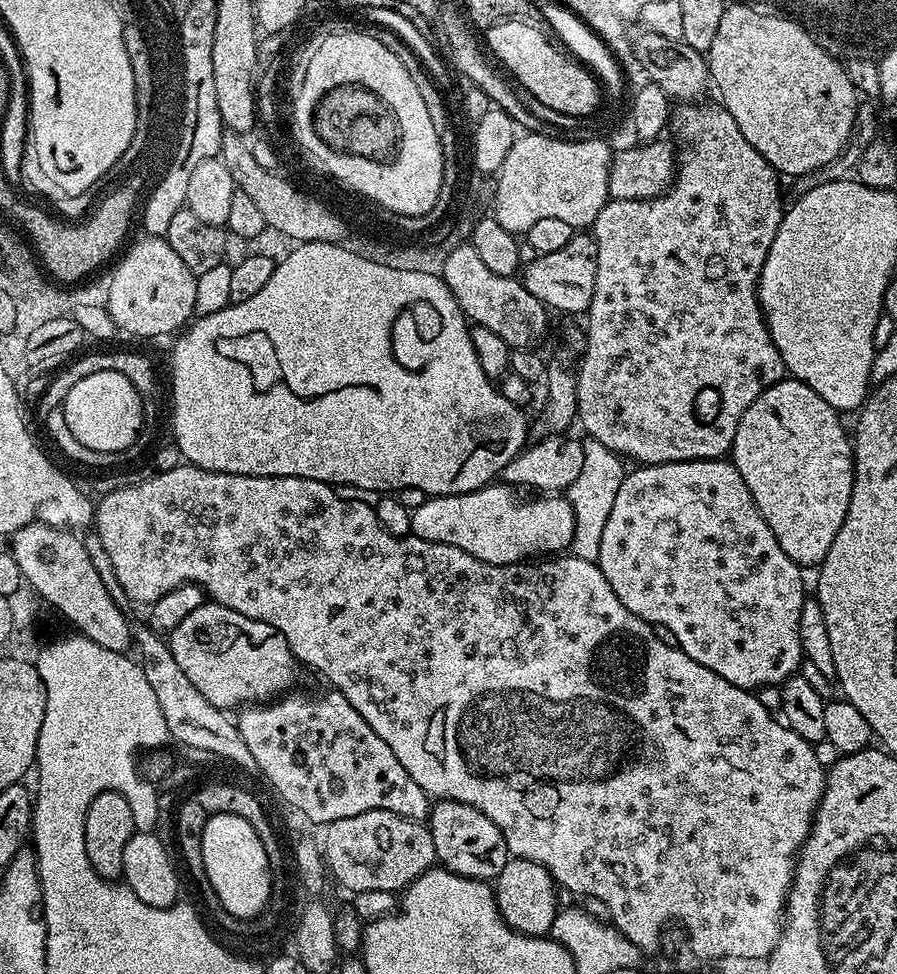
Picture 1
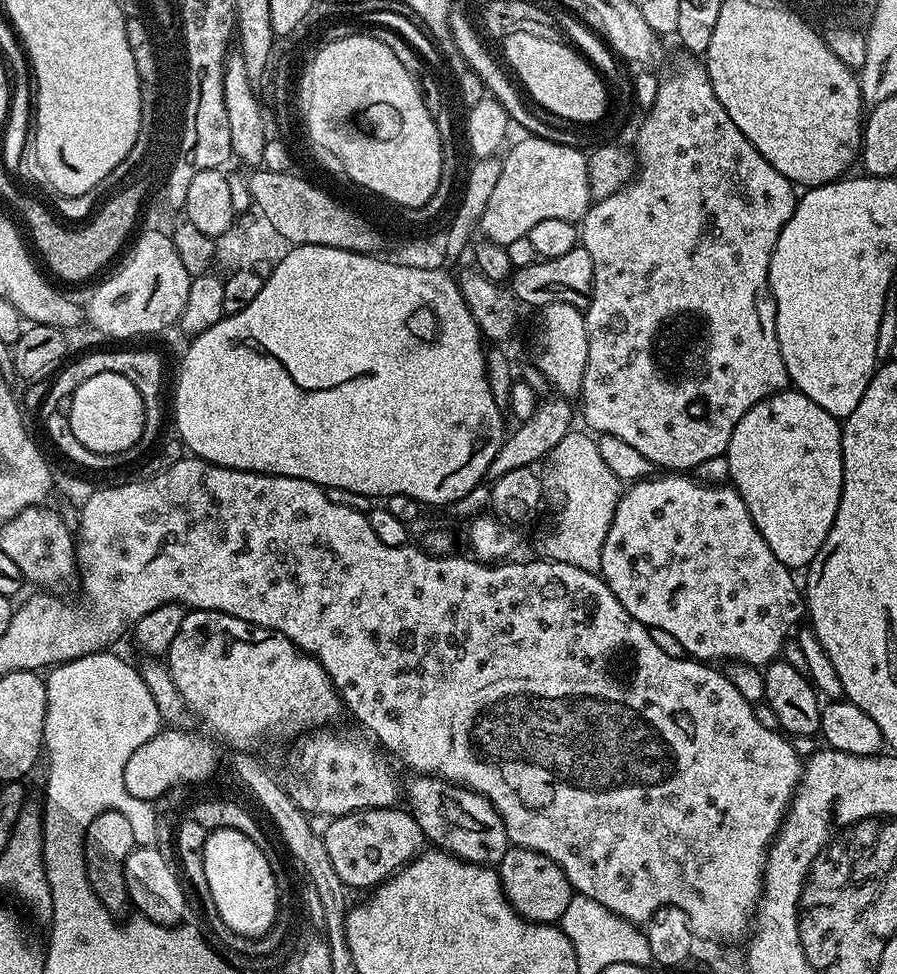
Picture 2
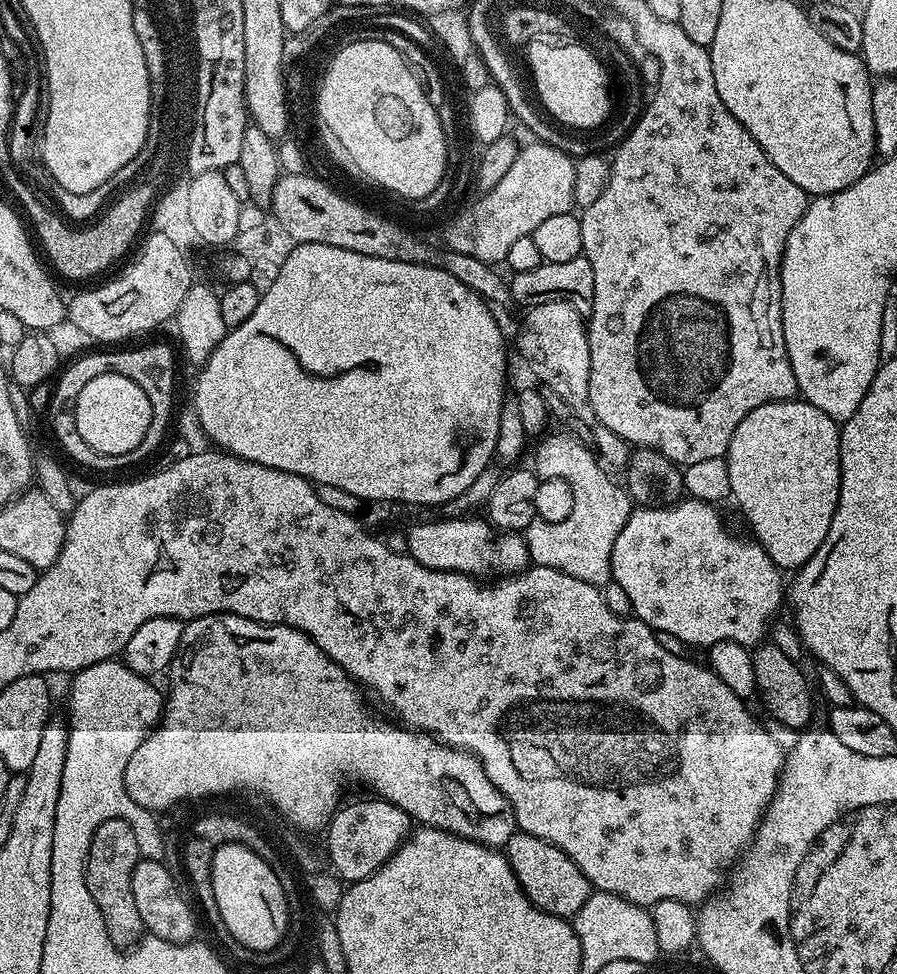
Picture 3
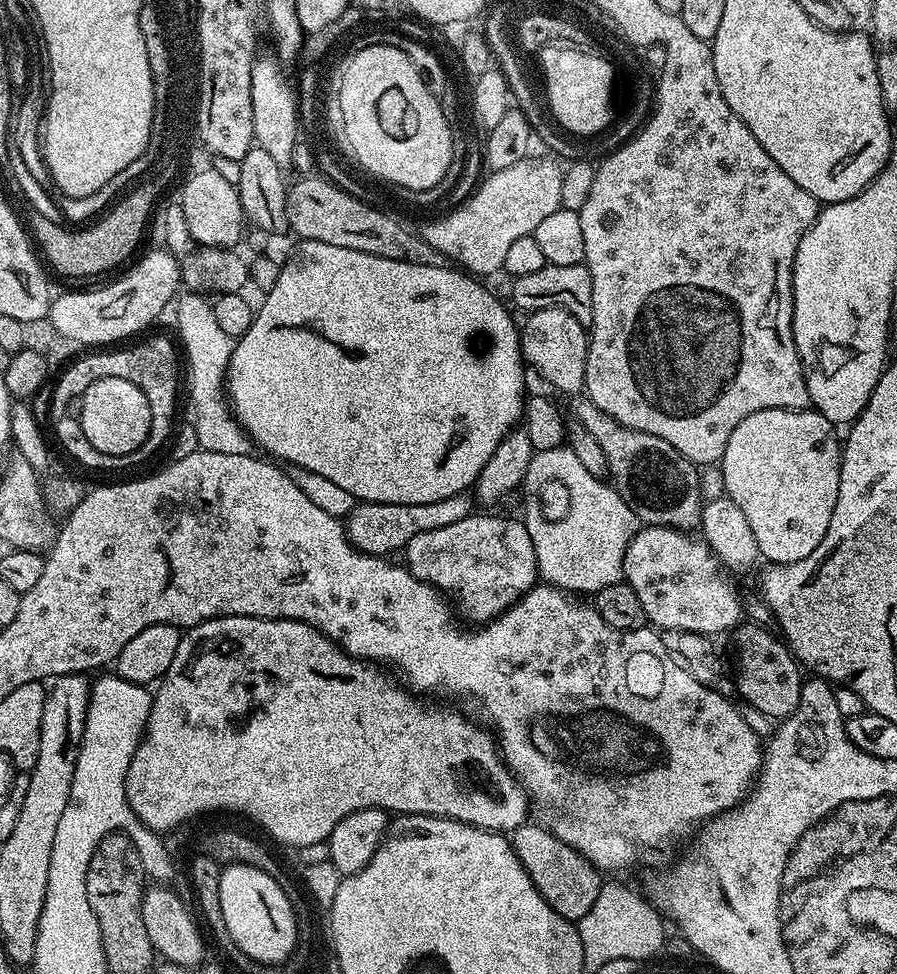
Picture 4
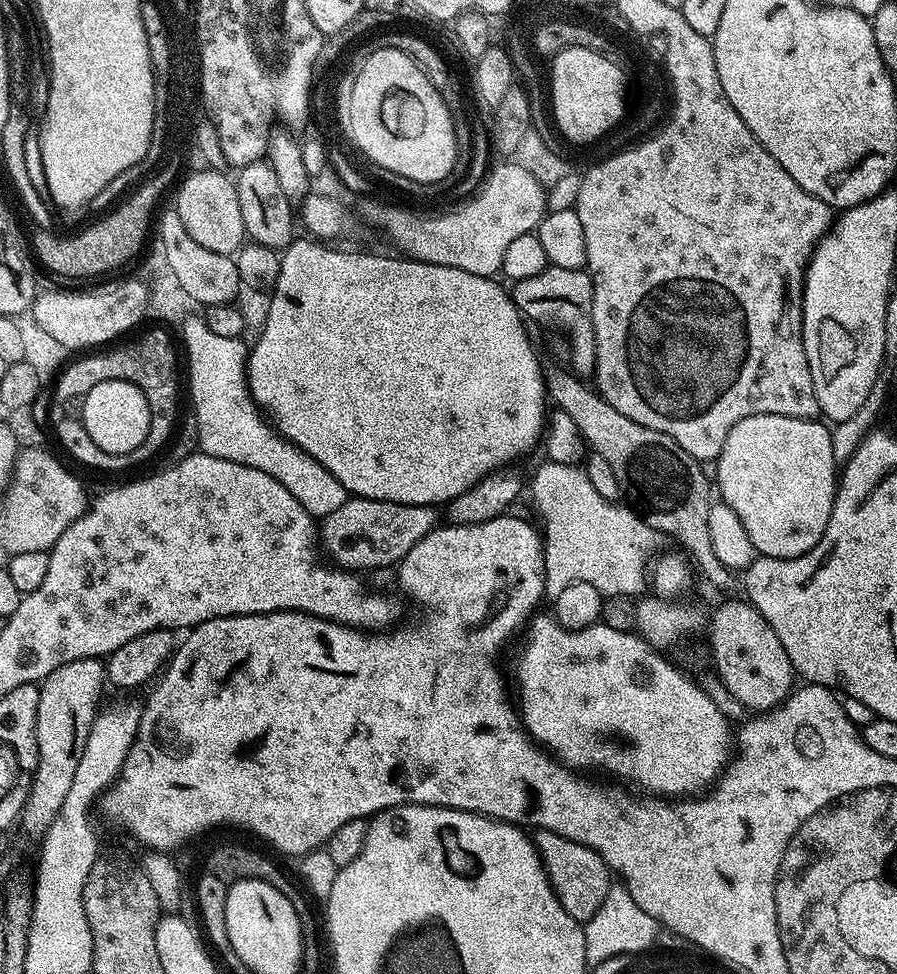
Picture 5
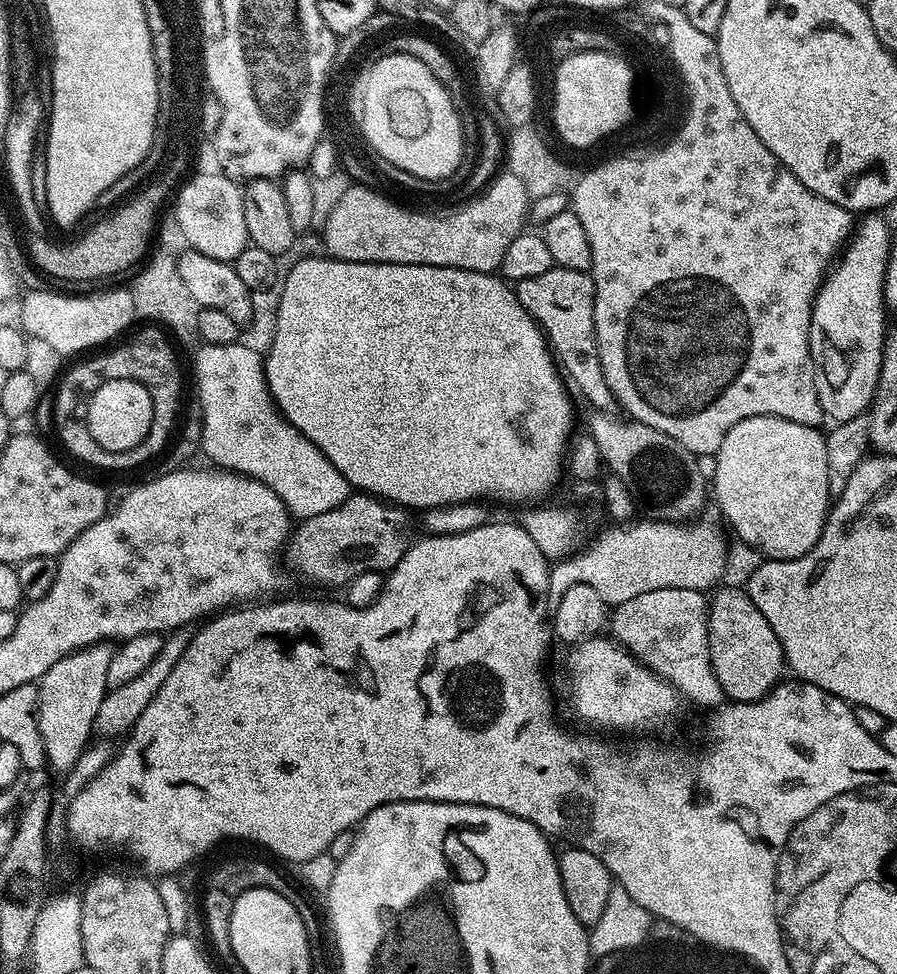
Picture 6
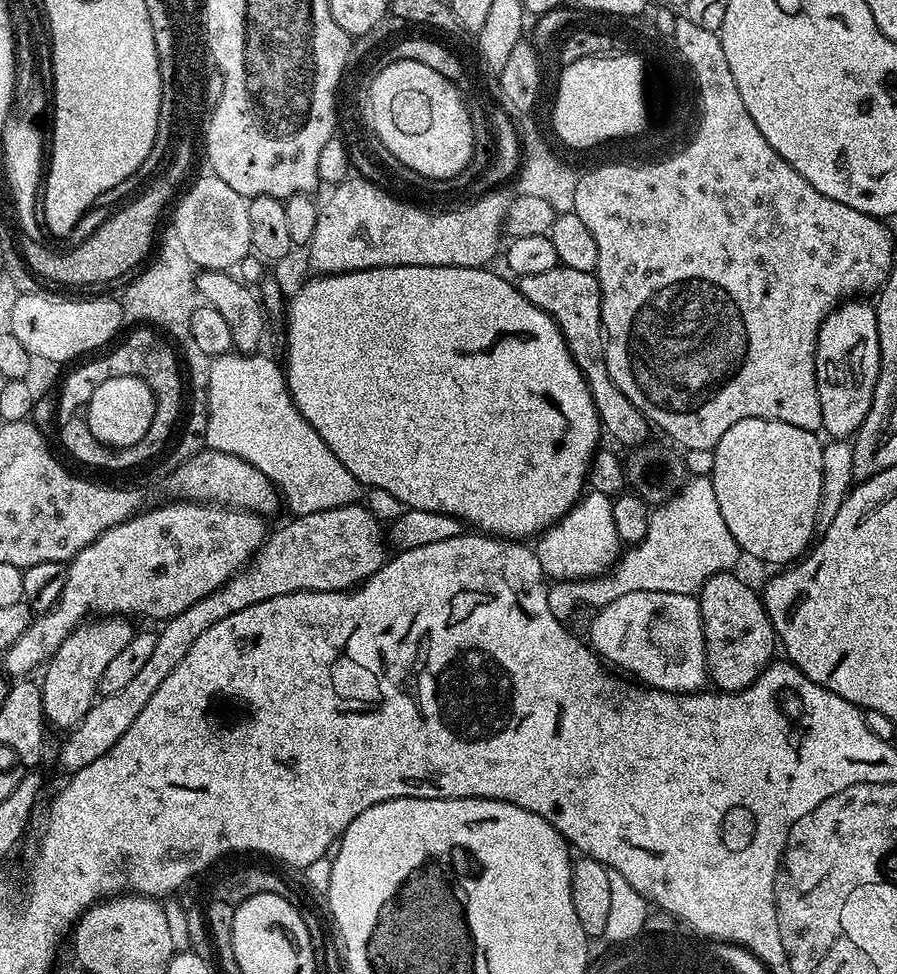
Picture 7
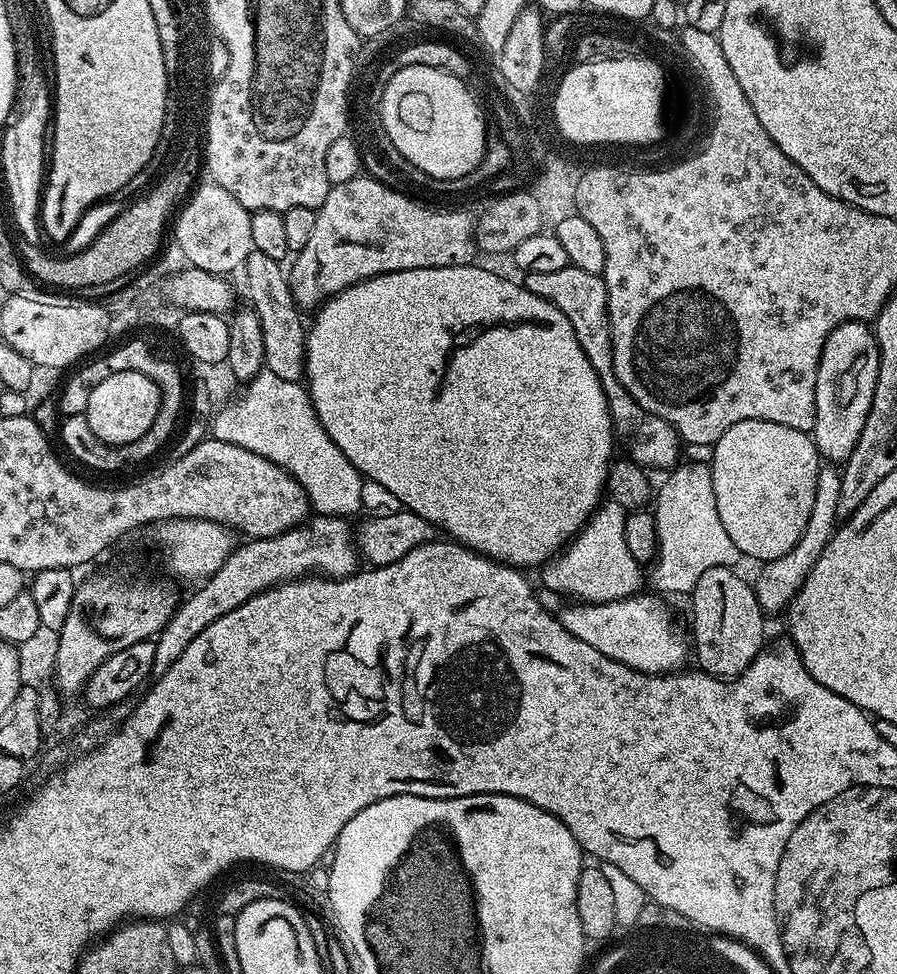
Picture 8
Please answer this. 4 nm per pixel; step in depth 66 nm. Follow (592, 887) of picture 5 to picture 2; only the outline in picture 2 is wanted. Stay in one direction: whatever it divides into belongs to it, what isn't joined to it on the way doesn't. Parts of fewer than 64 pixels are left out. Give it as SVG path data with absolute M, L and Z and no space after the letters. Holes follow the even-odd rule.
M509 846L499 862L498 871L504 886L504 896L511 902L512 909L525 920L532 920L535 924L556 924L562 918L562 914L566 914L566 906L570 906L574 889L562 866L558 866L558 862L554 862L546 854L538 854L538 850L529 848Z

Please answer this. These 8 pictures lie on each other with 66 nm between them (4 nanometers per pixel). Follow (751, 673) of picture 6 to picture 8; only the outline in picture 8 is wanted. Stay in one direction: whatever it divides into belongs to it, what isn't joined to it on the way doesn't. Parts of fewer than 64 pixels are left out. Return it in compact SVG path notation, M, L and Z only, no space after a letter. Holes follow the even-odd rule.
M715 568L706 570L706 574L702 574L702 578L698 578L698 582L690 594L690 600L692 600L690 640L694 645L694 660L696 656L697 662L700 663L697 664L699 671L721 678L742 675L766 644L766 639L764 640L766 613L756 598L755 587L749 581L747 584L732 568Z

